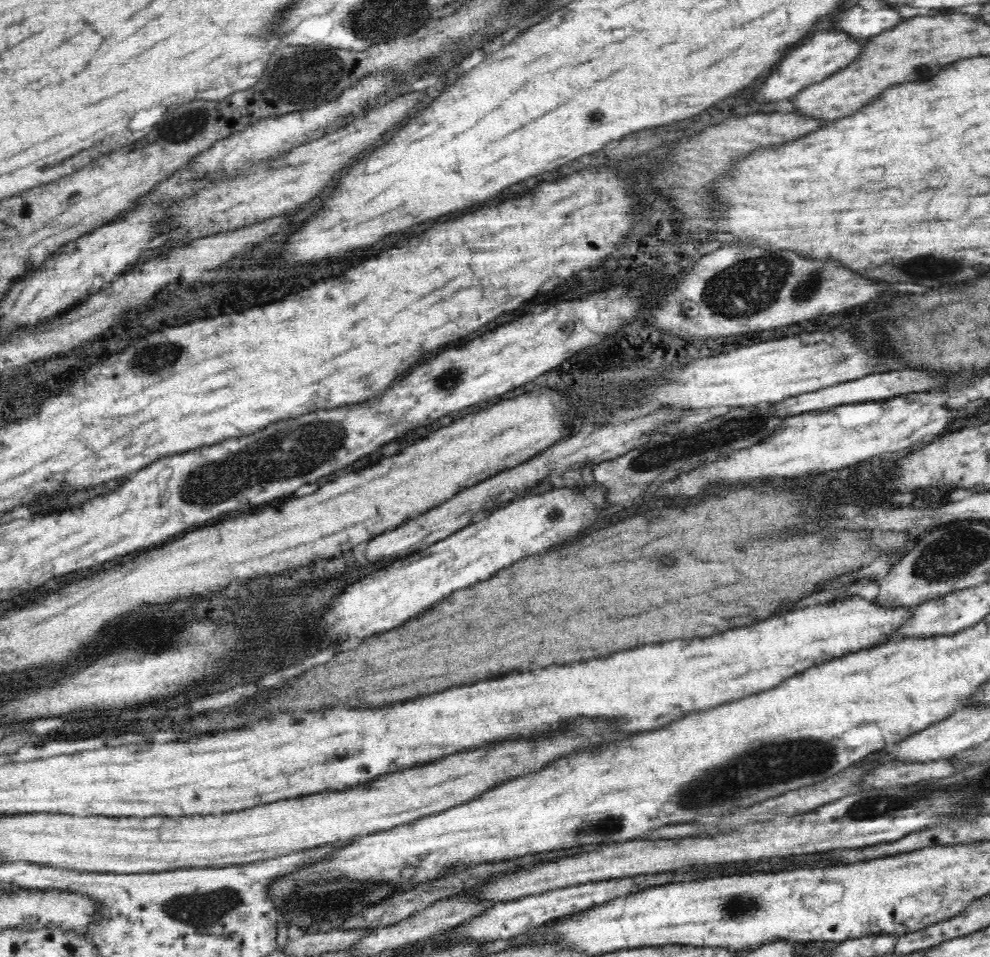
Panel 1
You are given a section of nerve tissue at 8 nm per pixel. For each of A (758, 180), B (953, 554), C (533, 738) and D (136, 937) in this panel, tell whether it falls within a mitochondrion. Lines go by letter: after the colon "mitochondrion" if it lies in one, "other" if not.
A: other
B: mitochondrion
C: other
D: other

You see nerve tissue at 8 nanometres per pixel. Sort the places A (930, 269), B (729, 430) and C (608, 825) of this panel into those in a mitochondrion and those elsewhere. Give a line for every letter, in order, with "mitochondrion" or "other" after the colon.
A: mitochondrion
B: mitochondrion
C: mitochondrion

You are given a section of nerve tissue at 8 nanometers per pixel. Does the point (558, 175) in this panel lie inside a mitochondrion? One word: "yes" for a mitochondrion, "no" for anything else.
no

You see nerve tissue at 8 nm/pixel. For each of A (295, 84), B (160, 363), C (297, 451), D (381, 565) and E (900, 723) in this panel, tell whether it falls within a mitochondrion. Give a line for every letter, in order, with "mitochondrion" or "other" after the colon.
A: mitochondrion
B: mitochondrion
C: mitochondrion
D: other
E: other

